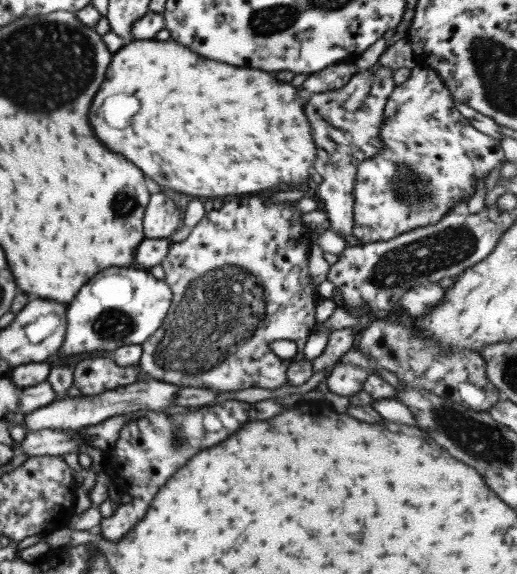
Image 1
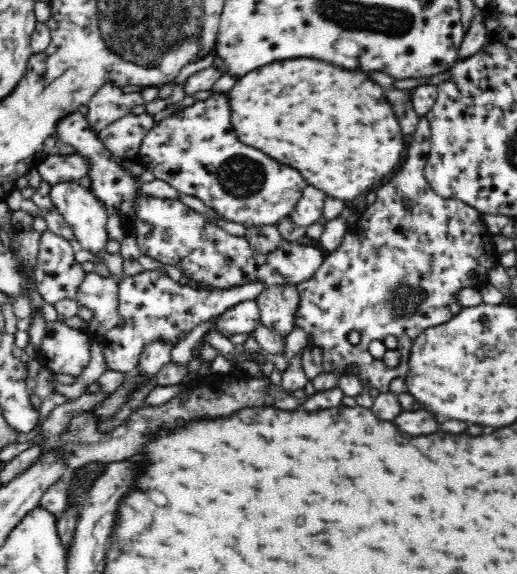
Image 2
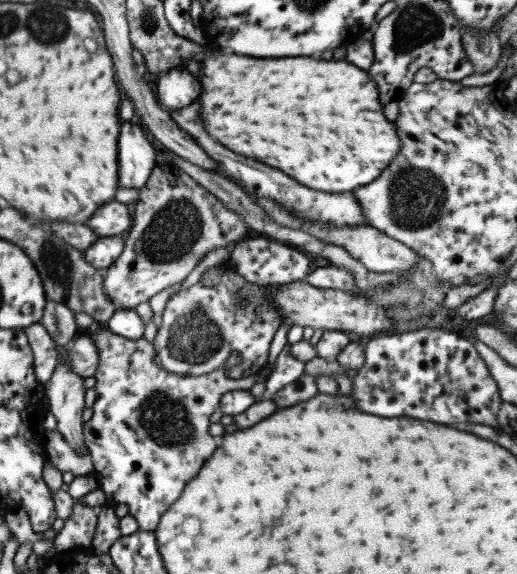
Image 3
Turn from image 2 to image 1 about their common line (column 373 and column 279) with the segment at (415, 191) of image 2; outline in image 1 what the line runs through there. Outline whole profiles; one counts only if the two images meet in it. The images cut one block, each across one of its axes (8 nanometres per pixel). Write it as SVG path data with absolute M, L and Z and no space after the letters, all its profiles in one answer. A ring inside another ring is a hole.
M242 196L242 198L234 198L228 202L223 203L222 207L219 210L212 209L210 211L206 211L202 219L194 226L191 234L183 241L183 242L174 242L171 244L170 249L168 249L168 255L164 258L164 261L161 263L165 277L164 282L168 283L170 286L171 292L173 293L172 303L170 305L170 310L166 315L165 321L162 323L162 326L151 336L148 337L148 340L144 341L142 345L142 356L139 361L140 367L142 370L146 372L146 375L150 379L156 379L159 381L164 381L173 385L180 385L181 387L196 387L198 389L216 389L220 390L220 392L225 391L238 391L238 390L246 390L246 388L258 387L258 388L268 388L268 390L276 390L276 388L280 388L287 384L287 376L286 371L288 371L288 366L290 362L293 360L297 362L298 360L305 359L304 355L304 346L306 341L308 340L308 336L313 332L313 329L318 324L316 322L316 306L318 305L319 298L318 294L313 290L312 280L310 279L310 272L309 272L309 252L310 252L310 242L314 238L313 232L309 230L308 227L305 226L304 222L302 222L302 213L300 213L296 209L296 202L283 202L283 203L272 203L266 196ZM276 340L292 340L292 342L296 343L297 346L297 354L294 355L292 360L281 360L280 356L277 356L271 349L270 344L272 342L276 342Z

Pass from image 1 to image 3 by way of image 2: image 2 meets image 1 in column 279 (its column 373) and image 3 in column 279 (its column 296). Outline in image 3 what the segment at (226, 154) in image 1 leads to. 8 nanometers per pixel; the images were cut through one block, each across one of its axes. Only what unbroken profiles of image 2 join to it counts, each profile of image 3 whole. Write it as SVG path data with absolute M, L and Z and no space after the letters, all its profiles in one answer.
M206 49L199 76L202 84L199 116L206 132L232 152L278 168L312 190L340 194L366 186L400 152L401 140L396 134L395 121L384 118L384 104L378 100L376 83L367 71L345 59L326 62L314 58L250 58L223 49Z

